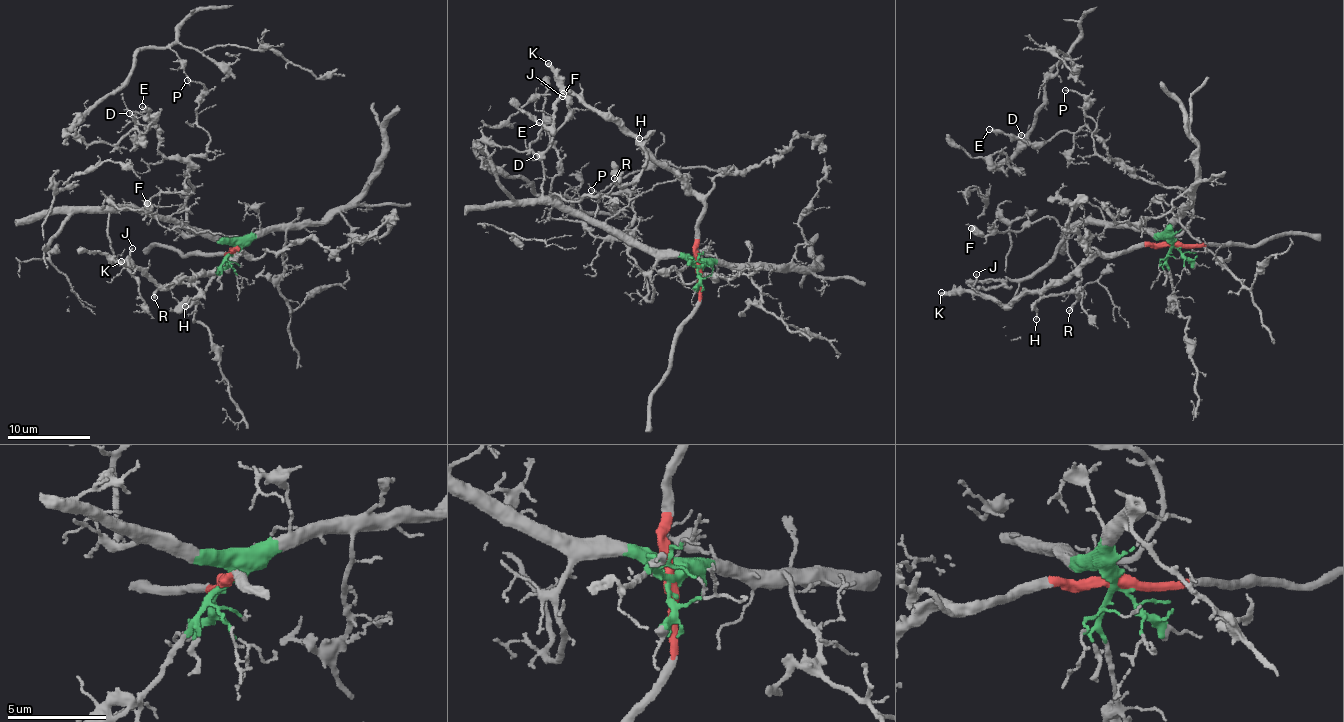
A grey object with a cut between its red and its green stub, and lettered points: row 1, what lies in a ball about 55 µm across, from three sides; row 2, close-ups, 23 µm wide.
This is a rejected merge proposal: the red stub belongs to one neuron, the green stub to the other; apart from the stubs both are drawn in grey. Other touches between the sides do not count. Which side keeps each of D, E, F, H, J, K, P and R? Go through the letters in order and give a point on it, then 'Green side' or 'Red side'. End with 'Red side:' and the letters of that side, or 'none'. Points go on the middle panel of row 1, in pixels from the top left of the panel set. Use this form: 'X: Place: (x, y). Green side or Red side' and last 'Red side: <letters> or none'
D: Place: (536, 156). Green side
E: Place: (539, 122). Green side
F: Place: (563, 93). Green side
H: Place: (639, 138). Red side
J: Place: (562, 96). Red side
K: Place: (548, 63). Red side
P: Place: (591, 190). Green side
R: Place: (614, 178). Red side
Red side: H, J, K, R

